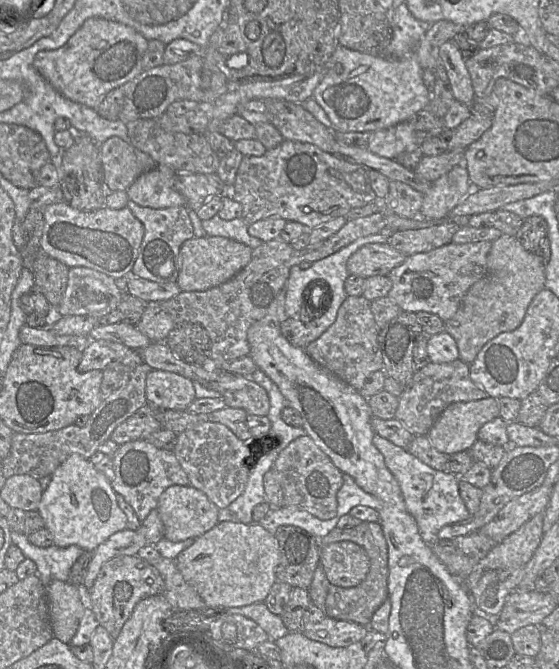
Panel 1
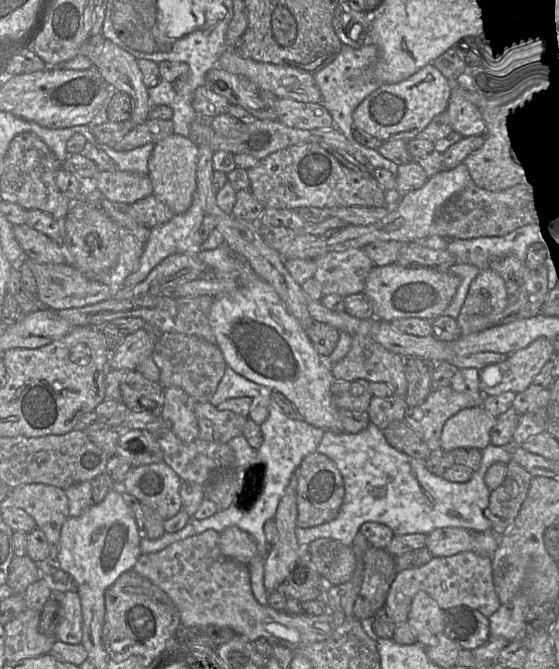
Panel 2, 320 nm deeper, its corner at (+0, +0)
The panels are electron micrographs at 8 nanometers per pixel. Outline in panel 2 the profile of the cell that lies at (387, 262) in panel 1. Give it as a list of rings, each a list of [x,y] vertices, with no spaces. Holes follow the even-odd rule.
[[[362,248],[330,252],[315,261],[314,279],[323,296],[337,294],[345,298],[363,293],[366,279],[375,267]]]

